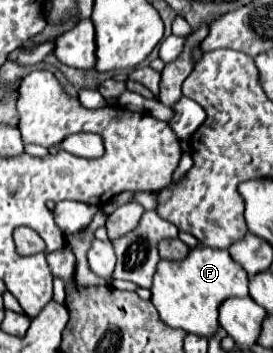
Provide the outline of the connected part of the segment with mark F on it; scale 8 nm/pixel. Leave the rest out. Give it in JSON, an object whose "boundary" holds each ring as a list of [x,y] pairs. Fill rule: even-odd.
{"boundary":[[[196,246],[188,252],[184,260],[160,260],[156,266],[154,274],[154,284],[152,284],[152,304],[156,306],[160,318],[172,326],[172,328],[182,328],[190,334],[198,336],[212,336],[218,328],[218,306],[222,300],[230,296],[248,296],[248,274],[246,270],[232,260],[232,256],[226,250],[216,250],[208,246]]]}

